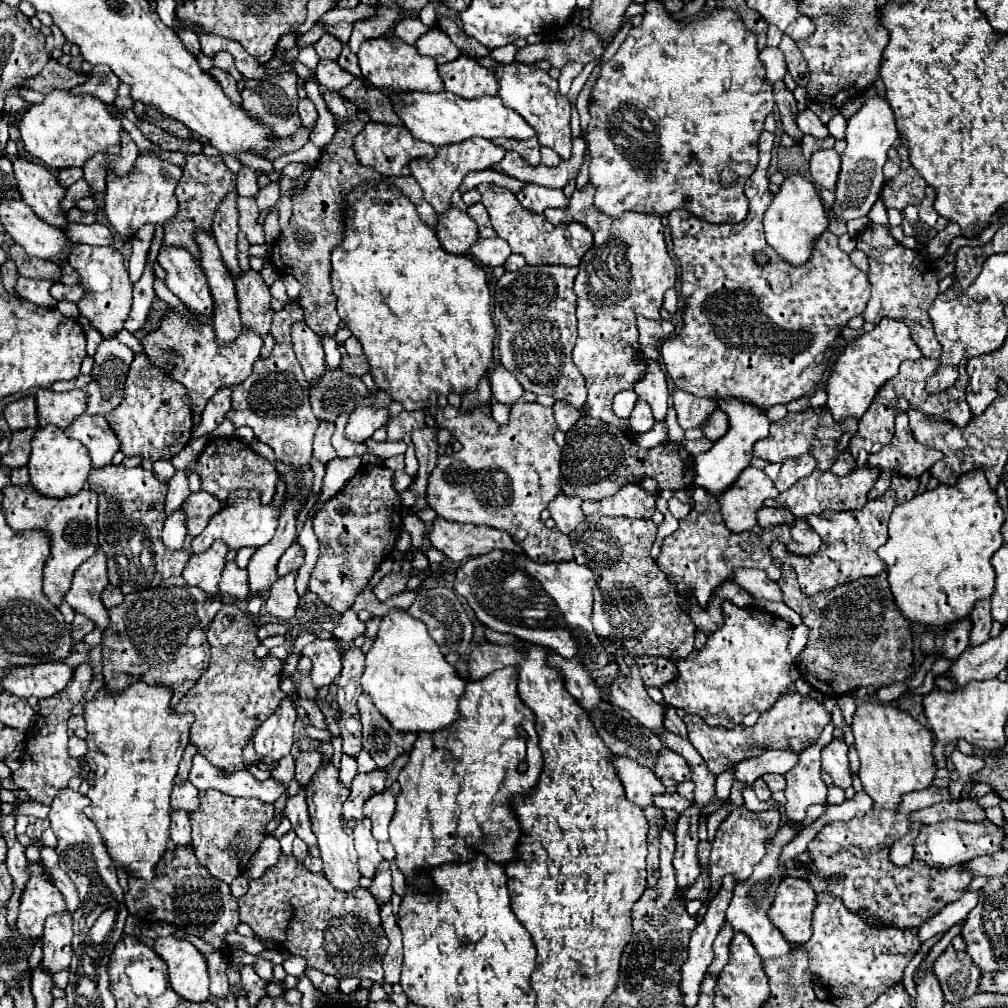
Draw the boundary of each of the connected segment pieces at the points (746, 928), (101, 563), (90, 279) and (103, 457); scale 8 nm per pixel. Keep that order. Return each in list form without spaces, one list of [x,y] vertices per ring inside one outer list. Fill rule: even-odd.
[[[779,830],[777,836],[773,838],[773,844],[769,846],[769,854],[763,858],[763,862],[759,862],[759,866],[755,866],[751,878],[747,882],[743,882],[743,886],[735,886],[735,894],[733,894],[733,900],[727,908],[727,922],[733,926],[733,932],[743,932],[751,938],[755,950],[759,952],[759,956],[763,960],[773,960],[773,958],[781,958],[781,956],[787,956],[791,950],[793,950],[793,944],[787,942],[779,930],[769,922],[767,918],[767,910],[775,898],[775,890],[781,882],[781,874],[777,874],[777,858],[779,858],[779,852],[785,844],[789,844],[793,840],[793,832],[791,830]]]
[[[97,550],[75,572],[71,590],[65,594],[65,602],[77,612],[89,618],[99,630],[109,626],[109,612],[101,602],[101,592],[109,586],[105,554]]]
[[[79,244],[79,258],[71,258],[69,264],[79,272],[79,282],[89,290],[89,294],[77,304],[81,316],[85,316],[89,324],[103,334],[103,338],[115,338],[129,318],[133,300],[133,282],[129,280],[121,252],[111,246]]]
[[[81,414],[79,418],[75,418],[71,426],[65,428],[65,434],[79,440],[89,450],[93,468],[109,466],[115,452],[119,452],[119,438],[109,428],[103,416],[95,418],[95,416]]]

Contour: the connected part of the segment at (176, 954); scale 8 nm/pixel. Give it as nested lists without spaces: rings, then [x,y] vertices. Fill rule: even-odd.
[[[173,936],[157,938],[153,950],[165,960],[169,968],[169,984],[181,998],[197,1004],[209,1000],[207,960],[191,942]]]

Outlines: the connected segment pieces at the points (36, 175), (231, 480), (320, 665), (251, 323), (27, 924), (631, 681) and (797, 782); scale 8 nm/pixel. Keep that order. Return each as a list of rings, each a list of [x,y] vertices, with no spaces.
[[[25,156],[15,158],[13,168],[21,196],[35,210],[35,214],[39,214],[39,218],[51,222],[53,226],[63,226],[67,218],[59,210],[59,202],[65,190],[59,186],[51,170]]]
[[[235,436],[211,438],[195,462],[195,472],[201,476],[201,490],[219,498],[221,506],[225,506],[229,496],[241,488],[257,490],[261,494],[263,506],[267,506],[275,494],[275,484],[277,484],[275,466],[269,460],[265,460],[263,456],[259,456],[257,452],[253,452],[249,444],[245,444],[243,440],[239,440]]]
[[[315,640],[303,648],[303,656],[311,658],[313,662],[311,680],[317,690],[323,686],[331,686],[341,674],[343,650],[339,648],[337,640]]]
[[[255,270],[241,272],[241,276],[235,280],[237,298],[239,298],[239,312],[243,324],[257,332],[263,338],[261,358],[267,358],[273,352],[273,336],[271,336],[271,292],[269,286],[263,282],[261,274]]]
[[[41,860],[27,864],[29,880],[21,894],[17,928],[25,938],[39,938],[43,934],[43,924],[49,914],[65,912],[65,900],[55,890],[51,876],[45,872]]]
[[[625,658],[625,662],[631,670],[631,676],[625,678],[621,672],[617,674],[617,682],[611,684],[611,688],[609,688],[609,694],[611,694],[609,702],[613,706],[619,706],[619,708],[627,710],[639,724],[643,724],[651,732],[661,734],[665,730],[663,718],[665,718],[667,706],[657,704],[657,702],[651,700],[635,660]]]
[[[815,744],[803,750],[799,766],[789,770],[785,780],[785,814],[789,820],[805,820],[807,808],[811,804],[827,802],[827,786],[821,778],[821,748]]]

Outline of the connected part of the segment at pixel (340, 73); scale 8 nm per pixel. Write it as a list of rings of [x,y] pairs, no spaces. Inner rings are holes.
[[[319,60],[319,64],[317,64],[317,80],[319,80],[319,84],[323,84],[329,90],[337,92],[343,86],[347,86],[353,80],[353,76],[347,74],[335,60]]]

